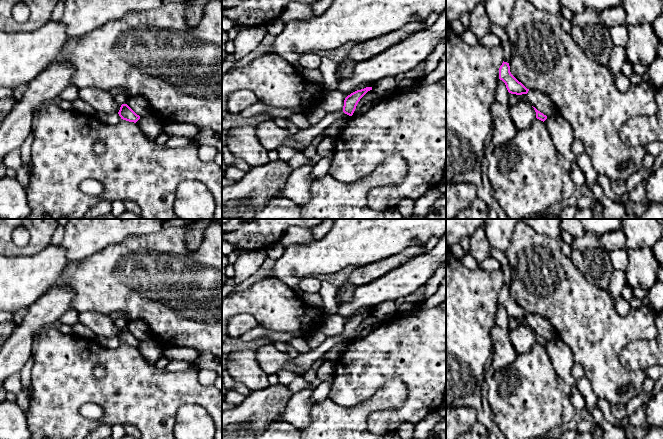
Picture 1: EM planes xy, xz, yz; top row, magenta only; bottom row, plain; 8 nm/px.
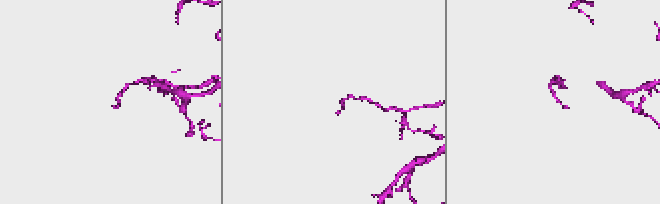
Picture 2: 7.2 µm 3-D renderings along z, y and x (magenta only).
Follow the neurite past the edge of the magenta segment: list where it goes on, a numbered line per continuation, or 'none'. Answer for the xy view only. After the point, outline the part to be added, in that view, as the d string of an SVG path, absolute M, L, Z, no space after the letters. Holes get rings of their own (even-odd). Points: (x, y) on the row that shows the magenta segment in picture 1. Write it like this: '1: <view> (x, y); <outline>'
none

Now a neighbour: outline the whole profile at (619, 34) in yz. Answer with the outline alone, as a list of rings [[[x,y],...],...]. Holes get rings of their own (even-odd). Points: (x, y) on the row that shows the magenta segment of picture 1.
[[[624,23],[622,25],[613,26],[609,29],[609,31],[614,46],[621,46],[625,48],[628,42],[627,25]]]

